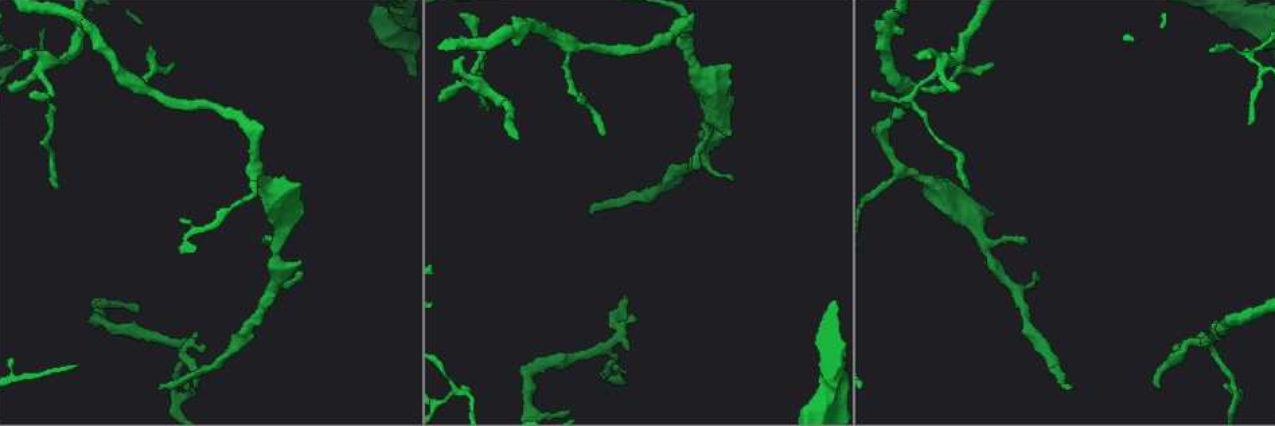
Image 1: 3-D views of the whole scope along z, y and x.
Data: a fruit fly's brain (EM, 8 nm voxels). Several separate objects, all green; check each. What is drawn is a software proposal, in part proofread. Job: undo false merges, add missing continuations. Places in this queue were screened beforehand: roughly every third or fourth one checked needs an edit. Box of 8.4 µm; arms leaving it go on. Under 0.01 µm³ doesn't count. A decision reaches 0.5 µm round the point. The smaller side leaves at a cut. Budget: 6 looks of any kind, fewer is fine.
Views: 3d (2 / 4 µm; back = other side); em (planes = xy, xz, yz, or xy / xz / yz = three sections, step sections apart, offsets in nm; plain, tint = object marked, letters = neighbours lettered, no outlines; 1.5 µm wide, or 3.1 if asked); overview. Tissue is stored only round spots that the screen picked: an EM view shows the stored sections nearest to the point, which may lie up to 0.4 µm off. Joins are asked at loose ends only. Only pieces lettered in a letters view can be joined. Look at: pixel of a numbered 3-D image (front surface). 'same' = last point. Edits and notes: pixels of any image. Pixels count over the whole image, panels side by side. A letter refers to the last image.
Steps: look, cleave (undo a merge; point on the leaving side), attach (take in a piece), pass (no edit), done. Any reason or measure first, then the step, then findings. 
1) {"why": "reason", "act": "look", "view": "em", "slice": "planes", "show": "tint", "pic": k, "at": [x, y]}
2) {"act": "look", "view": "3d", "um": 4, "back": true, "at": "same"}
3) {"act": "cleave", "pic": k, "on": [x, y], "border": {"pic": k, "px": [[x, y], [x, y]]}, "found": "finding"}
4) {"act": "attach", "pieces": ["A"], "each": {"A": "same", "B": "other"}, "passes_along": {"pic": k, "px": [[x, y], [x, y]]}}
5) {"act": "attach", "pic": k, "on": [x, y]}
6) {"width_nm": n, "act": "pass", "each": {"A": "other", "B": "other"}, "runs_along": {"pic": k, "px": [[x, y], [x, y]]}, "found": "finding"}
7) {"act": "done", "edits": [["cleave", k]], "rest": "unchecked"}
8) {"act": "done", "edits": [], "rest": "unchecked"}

{"why": "thin end", "act": "look", "view": "3d", "um": 4, "pic": 1, "at": [29, 57]}

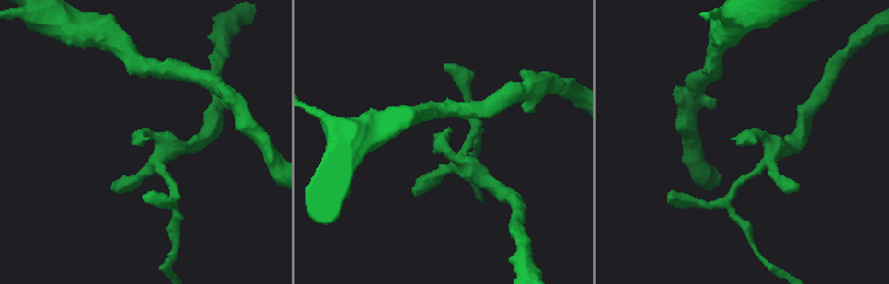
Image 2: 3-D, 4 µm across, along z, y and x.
{"why": "shape alone is not enough", "act": "look", "view": "em", "slice": "planes", "show": "letters", "pic": 2, "at": [733, 137]}

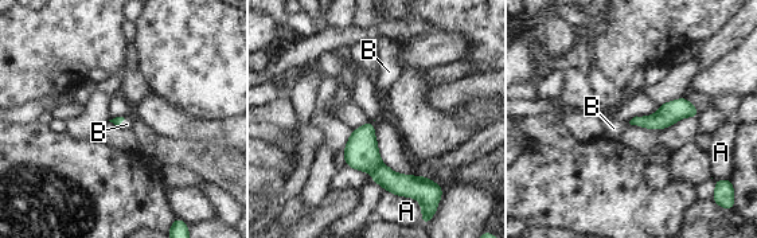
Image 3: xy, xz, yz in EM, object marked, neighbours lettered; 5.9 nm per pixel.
{"longest_contact_nm": ["A", 240], "act": "attach", "pieces": ["B"], "each": {"A": "other", "B": "same"}, "found": "it goes on there"}

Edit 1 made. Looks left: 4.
{"why": "redraw", "act": "look", "view": "overview"}

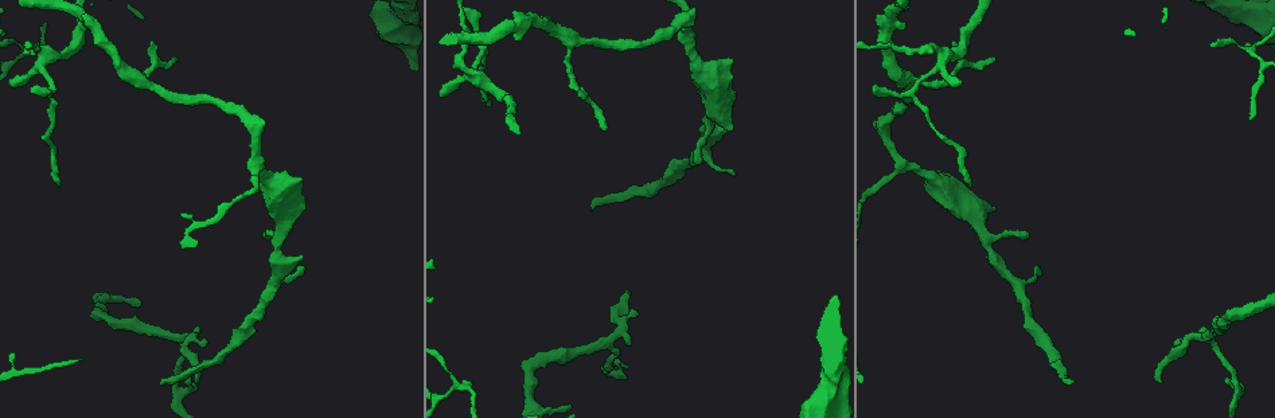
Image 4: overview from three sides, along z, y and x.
{"why": "thin end", "act": "look", "view": "3d", "um": 2, "pic": 4, "at": [176, 59]}

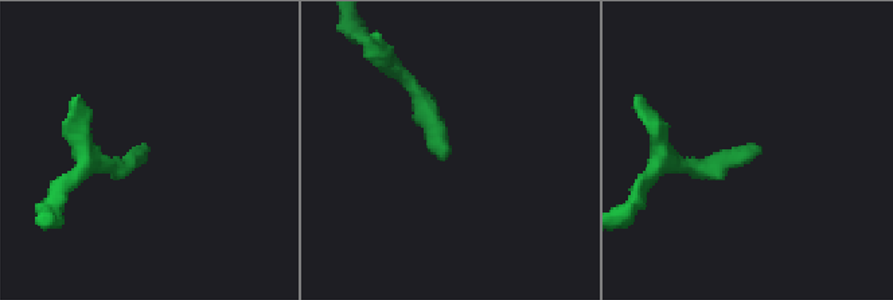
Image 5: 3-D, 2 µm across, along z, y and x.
{"why": "need the tissue", "act": "look", "view": "em", "slice": "yz", "step": 8, "show": "letters", "pic": 5, "at": [147, 147]}

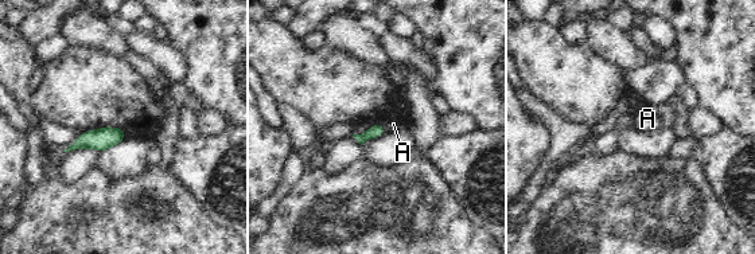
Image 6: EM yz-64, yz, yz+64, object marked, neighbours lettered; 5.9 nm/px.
{"why": "another direction", "act": "look", "view": "em", "slice": "planes", "show": "letters", "at": "same"}

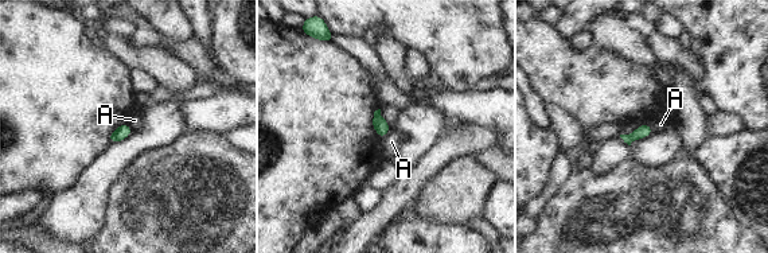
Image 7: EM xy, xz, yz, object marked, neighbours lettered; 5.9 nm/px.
{"width_nm": 80, "act": "pass", "each": {"A": "other"}, "border": {"pic": 7, "px": [[392, 128], [381, 140]]}, "found": "none of them fits"}

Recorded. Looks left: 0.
{"act": "done", "edits": [["attach", 3]], "rest": "unchecked"}

